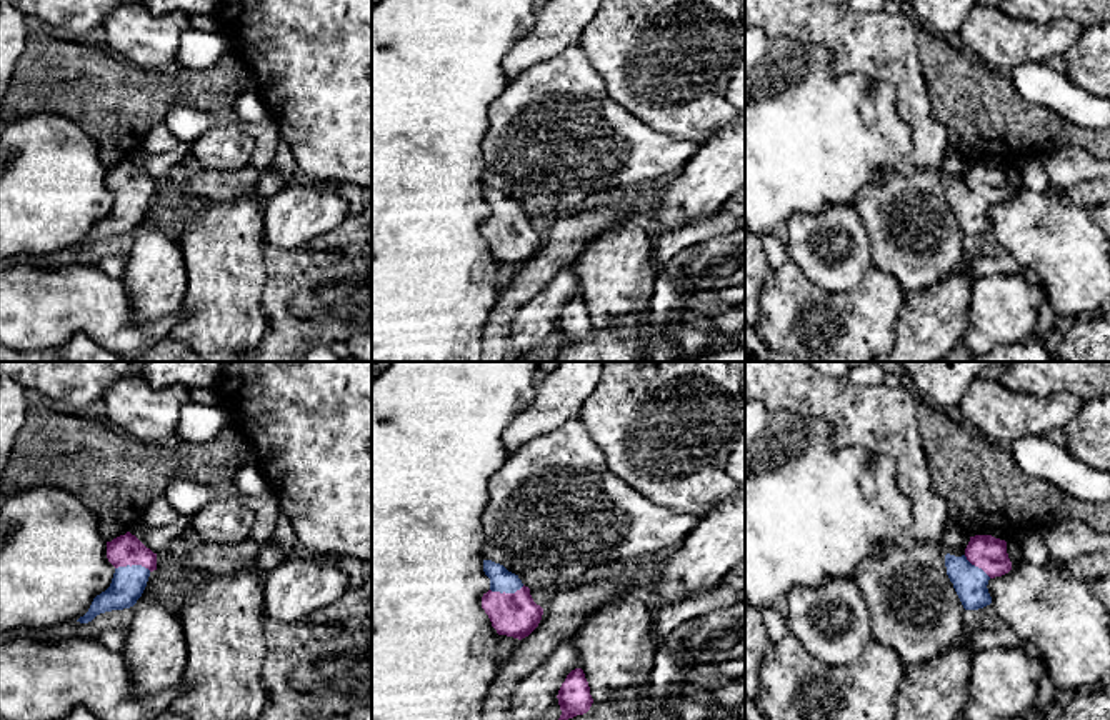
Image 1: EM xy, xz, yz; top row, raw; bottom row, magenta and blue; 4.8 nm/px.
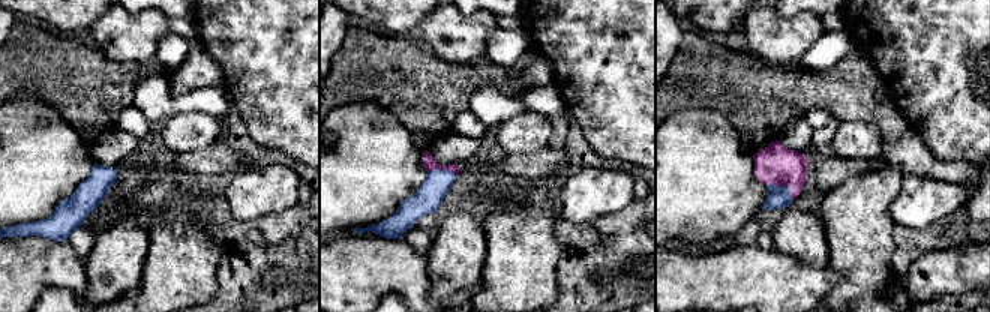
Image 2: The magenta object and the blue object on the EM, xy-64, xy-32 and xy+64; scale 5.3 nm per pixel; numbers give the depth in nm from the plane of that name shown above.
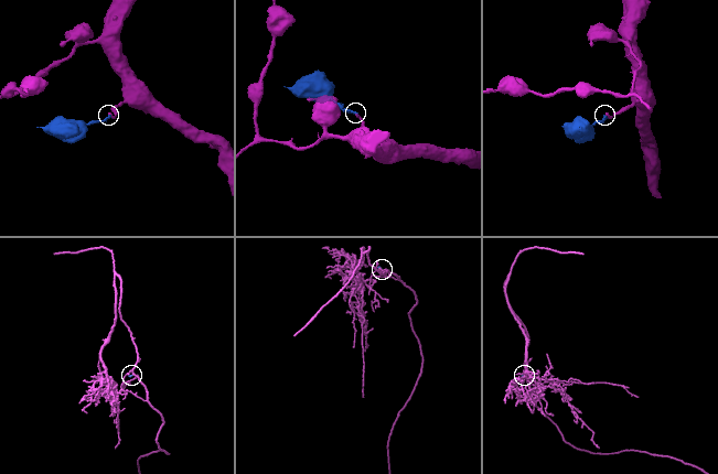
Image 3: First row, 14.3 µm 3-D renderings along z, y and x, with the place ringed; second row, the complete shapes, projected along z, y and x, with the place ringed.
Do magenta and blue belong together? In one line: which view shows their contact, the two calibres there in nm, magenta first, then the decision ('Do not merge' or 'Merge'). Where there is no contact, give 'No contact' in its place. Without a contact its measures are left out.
Touches magenta in xy. Thickness 150 nm (magenta) against 160 nm. Merge

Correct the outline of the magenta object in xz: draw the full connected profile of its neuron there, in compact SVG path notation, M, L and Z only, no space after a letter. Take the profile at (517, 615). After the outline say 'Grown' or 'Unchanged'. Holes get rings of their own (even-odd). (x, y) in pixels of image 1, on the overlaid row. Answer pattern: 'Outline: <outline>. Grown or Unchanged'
Outline: M483 560L483 572L490 578L490 590L482 597L482 608L498 635L528 637L540 623L543 608L530 595L530 588L518 575L503 565Z. Grown

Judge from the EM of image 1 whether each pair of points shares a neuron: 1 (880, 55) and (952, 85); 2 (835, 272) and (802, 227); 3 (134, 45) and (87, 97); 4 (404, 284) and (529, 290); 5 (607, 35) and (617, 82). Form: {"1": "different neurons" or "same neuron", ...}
{"1": "different neurons", "2": "same neuron", "3": "different neurons", "4": "different neurons", "5": "same neuron"}

